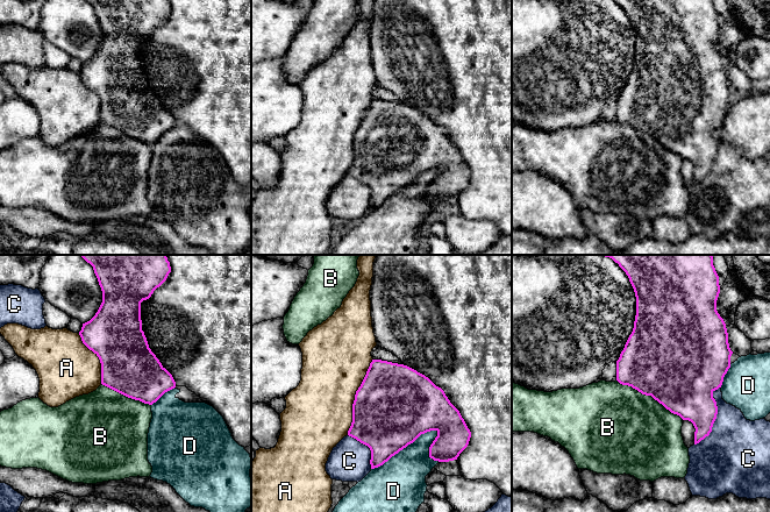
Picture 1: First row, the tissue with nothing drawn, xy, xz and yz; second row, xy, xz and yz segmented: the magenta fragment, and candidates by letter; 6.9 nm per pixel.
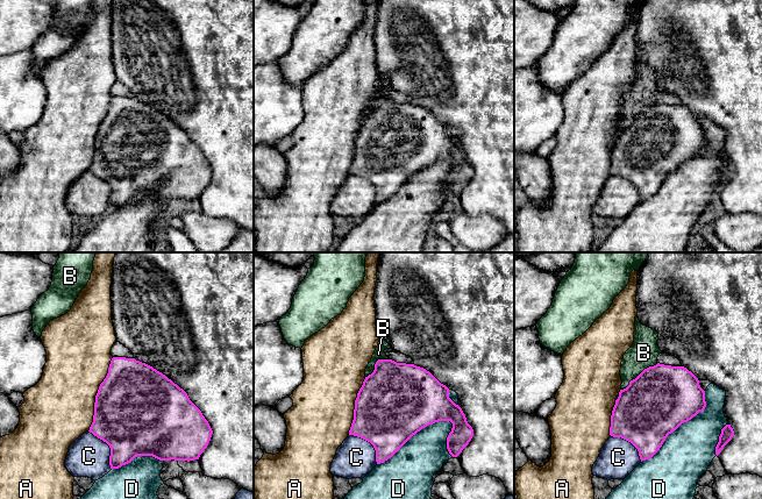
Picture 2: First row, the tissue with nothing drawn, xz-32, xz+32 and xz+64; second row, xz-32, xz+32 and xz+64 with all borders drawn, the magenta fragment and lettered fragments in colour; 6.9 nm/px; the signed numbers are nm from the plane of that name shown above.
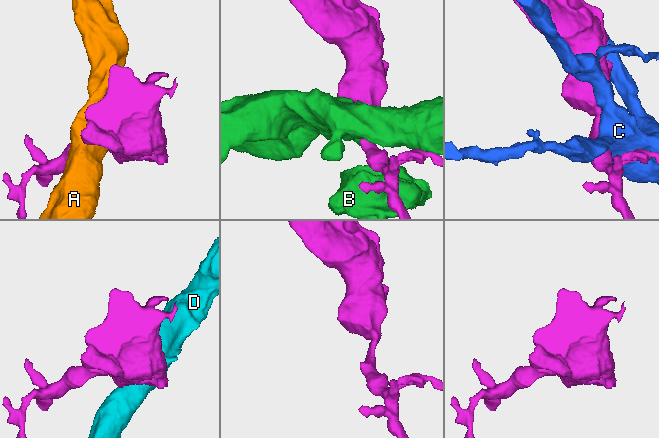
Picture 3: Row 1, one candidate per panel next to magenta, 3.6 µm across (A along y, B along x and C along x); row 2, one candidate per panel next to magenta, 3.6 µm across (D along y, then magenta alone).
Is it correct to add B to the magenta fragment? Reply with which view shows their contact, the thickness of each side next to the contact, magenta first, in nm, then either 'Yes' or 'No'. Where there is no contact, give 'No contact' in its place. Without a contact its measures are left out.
Touches magenta in yz. Thickness 500 nm (magenta) against 480 nm. Yes

